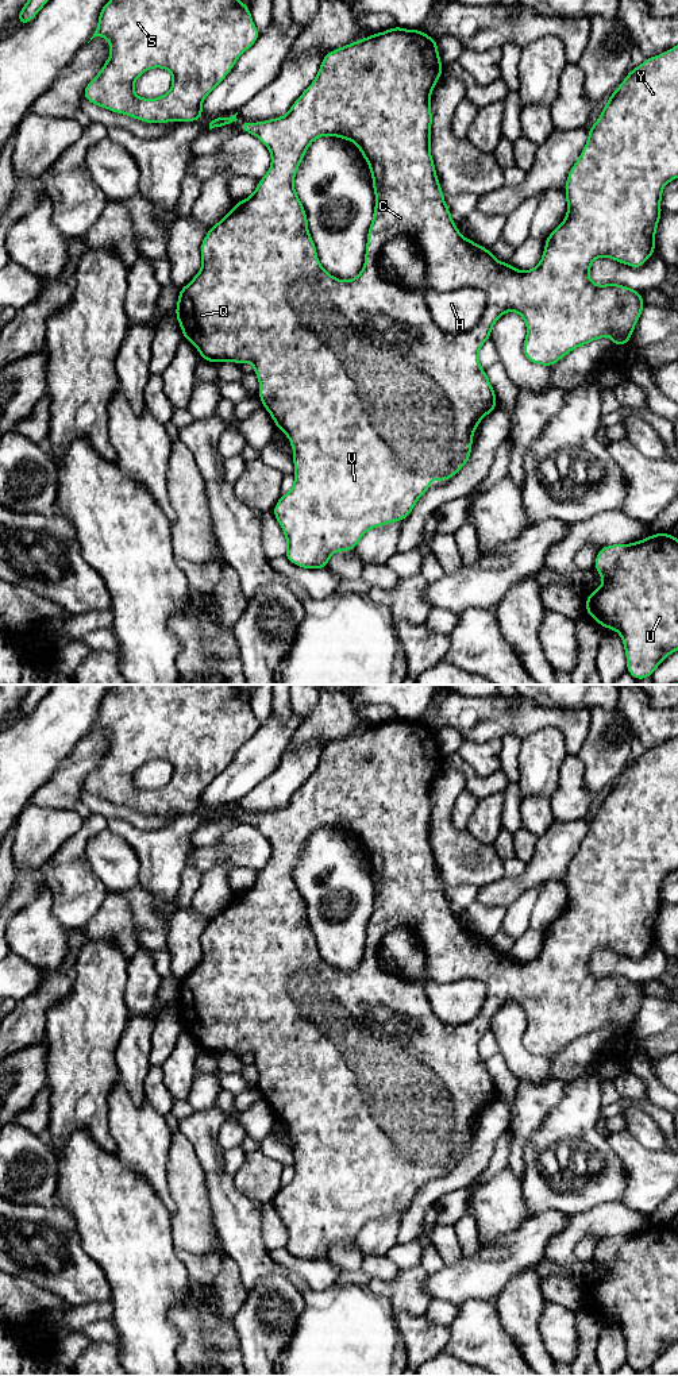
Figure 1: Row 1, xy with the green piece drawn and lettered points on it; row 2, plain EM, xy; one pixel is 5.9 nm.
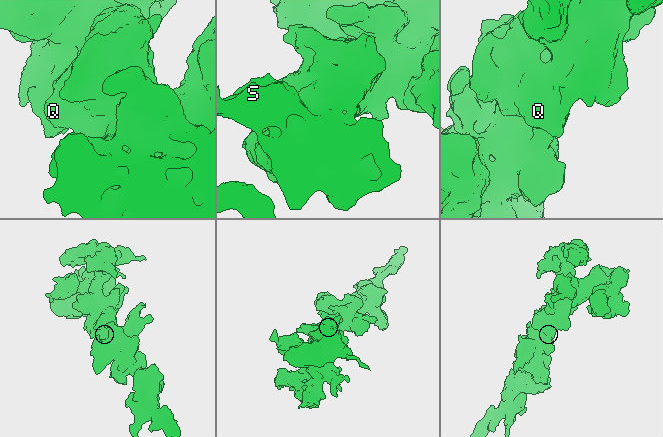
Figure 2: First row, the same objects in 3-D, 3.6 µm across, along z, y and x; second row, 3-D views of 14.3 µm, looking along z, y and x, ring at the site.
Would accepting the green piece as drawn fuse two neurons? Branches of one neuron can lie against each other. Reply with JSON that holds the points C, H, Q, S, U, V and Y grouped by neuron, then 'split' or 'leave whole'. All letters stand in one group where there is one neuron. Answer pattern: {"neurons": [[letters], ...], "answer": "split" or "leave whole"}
{"neurons": [["C", "H", "Q", "S", "U", "V", "Y"]], "answer": "leave whole"}

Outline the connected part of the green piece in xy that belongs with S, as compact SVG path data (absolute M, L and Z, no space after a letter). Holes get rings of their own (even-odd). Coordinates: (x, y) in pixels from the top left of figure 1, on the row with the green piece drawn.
M109 0L101 9L95 36L109 42L111 55L99 74L84 88L84 100L115 113L124 113L146 123L185 123L203 119L201 104L234 69L238 58L249 50L261 32L255 27L250 7L239 0ZM167 69L173 74L169 92L157 99L142 99L134 93L134 82L146 70Z

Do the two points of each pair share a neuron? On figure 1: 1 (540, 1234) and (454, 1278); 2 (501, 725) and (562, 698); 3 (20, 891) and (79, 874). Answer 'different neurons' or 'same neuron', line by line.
1: same neuron
2: different neurons
3: different neurons

